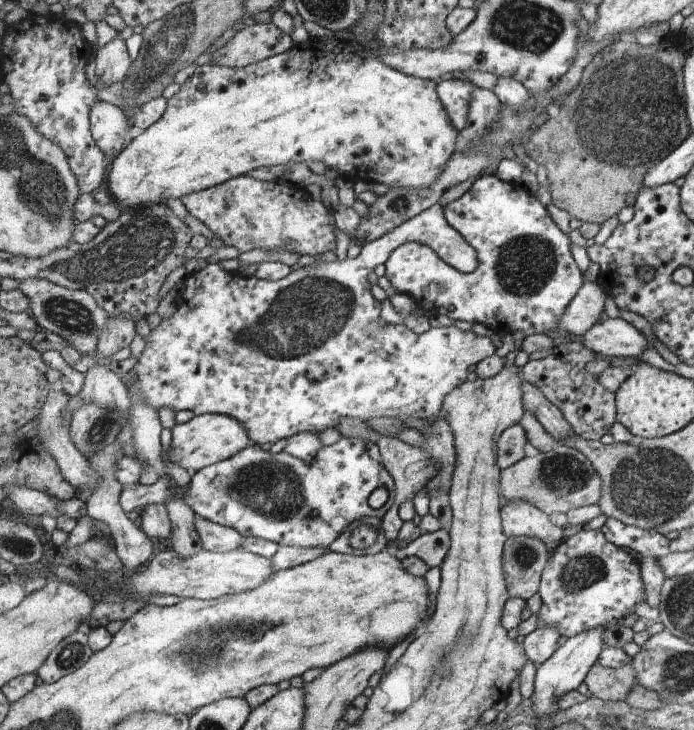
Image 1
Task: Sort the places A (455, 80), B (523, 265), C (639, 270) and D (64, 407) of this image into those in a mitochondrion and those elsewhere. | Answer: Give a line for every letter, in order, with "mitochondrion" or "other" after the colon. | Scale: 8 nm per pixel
A: other
B: mitochondrion
C: other
D: other

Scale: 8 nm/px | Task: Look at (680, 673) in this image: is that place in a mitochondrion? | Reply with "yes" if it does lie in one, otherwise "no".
yes

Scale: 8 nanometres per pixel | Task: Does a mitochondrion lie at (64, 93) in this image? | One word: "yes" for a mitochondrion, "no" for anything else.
no

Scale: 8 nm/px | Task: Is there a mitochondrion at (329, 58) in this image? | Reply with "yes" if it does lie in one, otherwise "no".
no

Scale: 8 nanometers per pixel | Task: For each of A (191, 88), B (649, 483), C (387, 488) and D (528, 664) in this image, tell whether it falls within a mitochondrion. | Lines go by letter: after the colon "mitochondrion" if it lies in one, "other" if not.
A: other
B: mitochondrion
C: other
D: other

